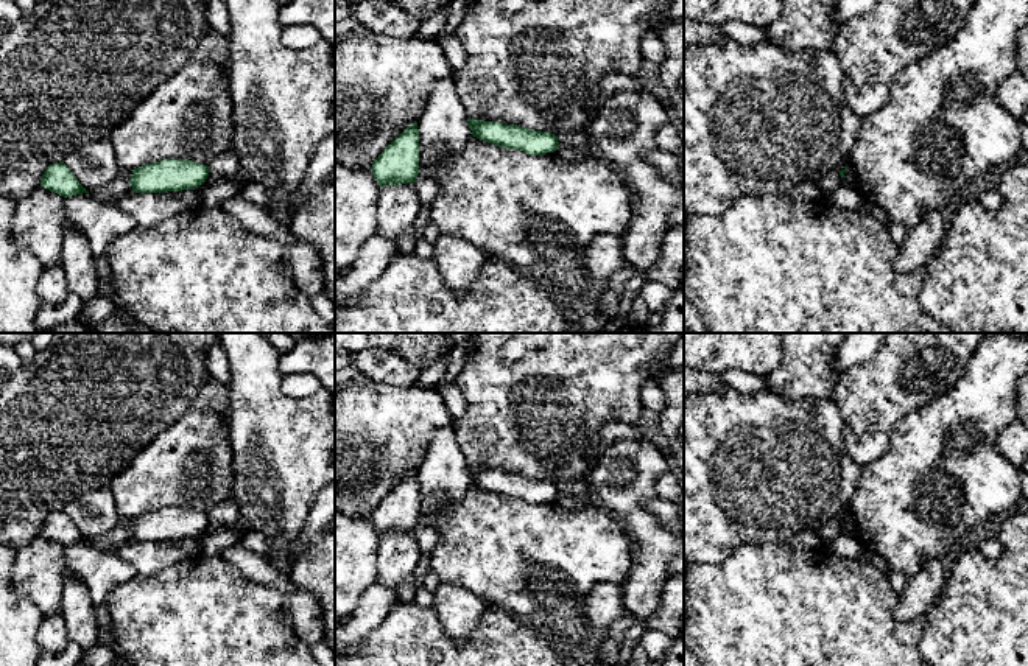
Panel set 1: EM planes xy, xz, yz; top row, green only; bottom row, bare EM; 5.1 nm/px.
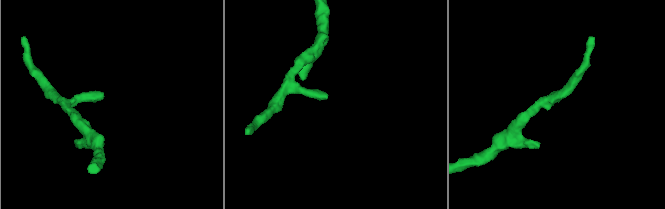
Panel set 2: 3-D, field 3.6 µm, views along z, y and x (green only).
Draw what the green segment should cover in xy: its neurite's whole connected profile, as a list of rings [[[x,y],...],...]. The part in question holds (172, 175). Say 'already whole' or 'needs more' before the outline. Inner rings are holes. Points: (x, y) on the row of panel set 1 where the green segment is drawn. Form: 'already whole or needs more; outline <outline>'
already whole; outline [[[165,159],[131,170],[129,184],[136,193],[193,190],[209,176],[209,166],[181,159]]]

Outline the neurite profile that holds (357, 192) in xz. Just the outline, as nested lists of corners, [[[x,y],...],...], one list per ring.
[[[335,162],[335,268],[349,268],[360,247],[377,233],[380,187],[372,170],[352,170]]]

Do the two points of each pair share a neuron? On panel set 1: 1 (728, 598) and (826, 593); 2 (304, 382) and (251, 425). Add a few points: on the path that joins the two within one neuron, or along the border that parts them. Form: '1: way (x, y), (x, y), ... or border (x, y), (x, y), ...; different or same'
1: way (753, 598), (801, 598); same
2: border (281, 378), (281, 389), (290, 397), (318, 389); different

